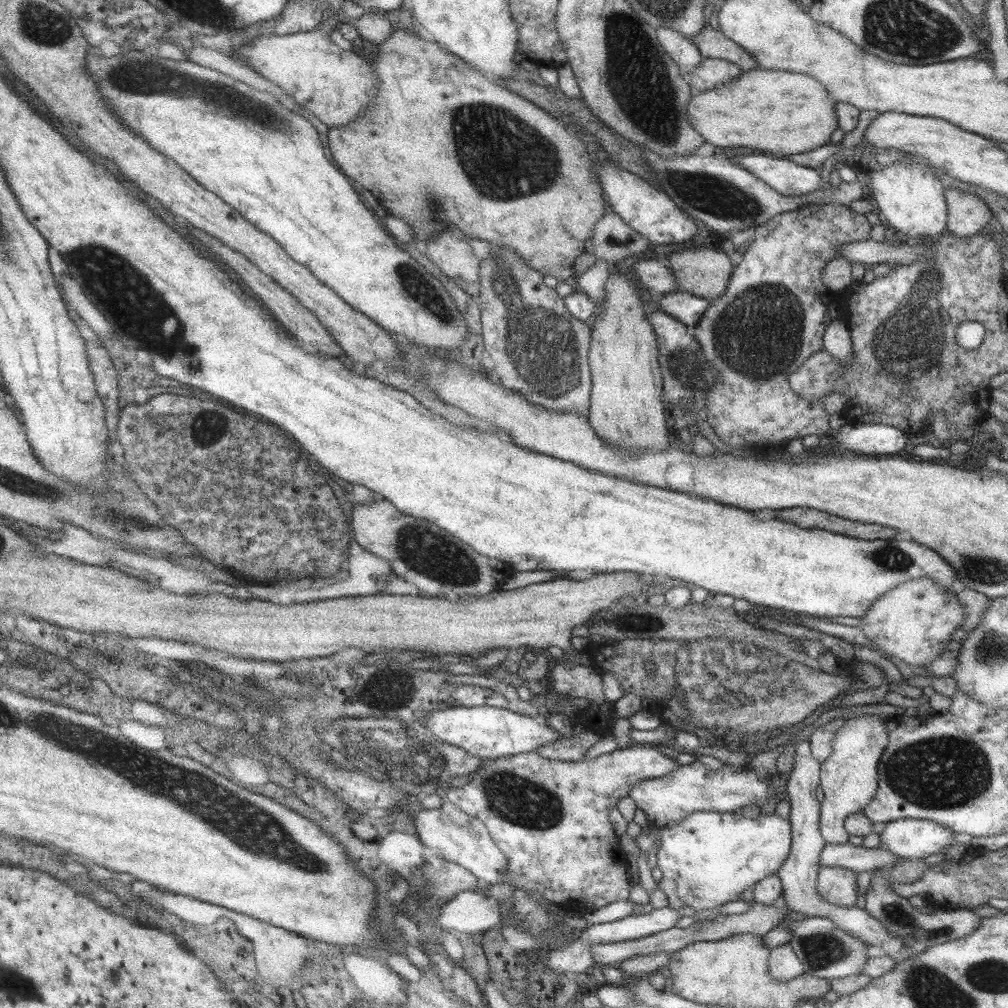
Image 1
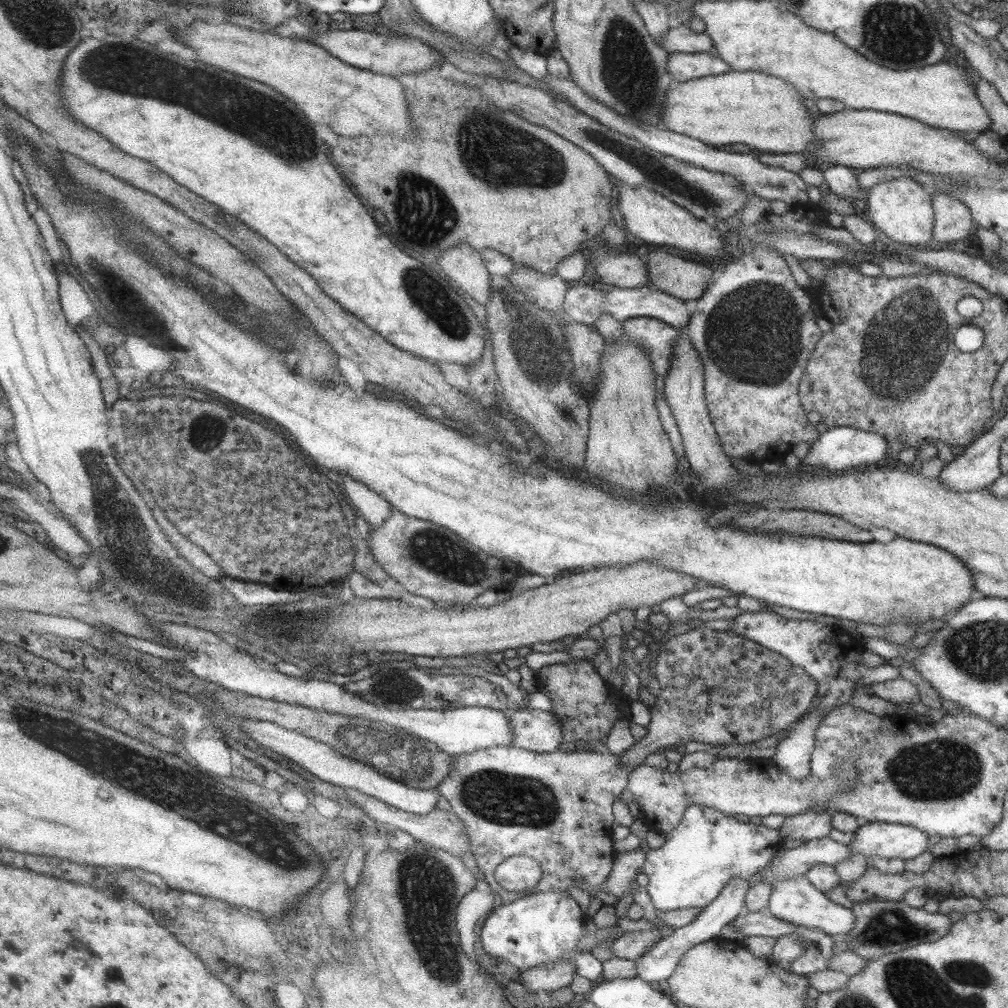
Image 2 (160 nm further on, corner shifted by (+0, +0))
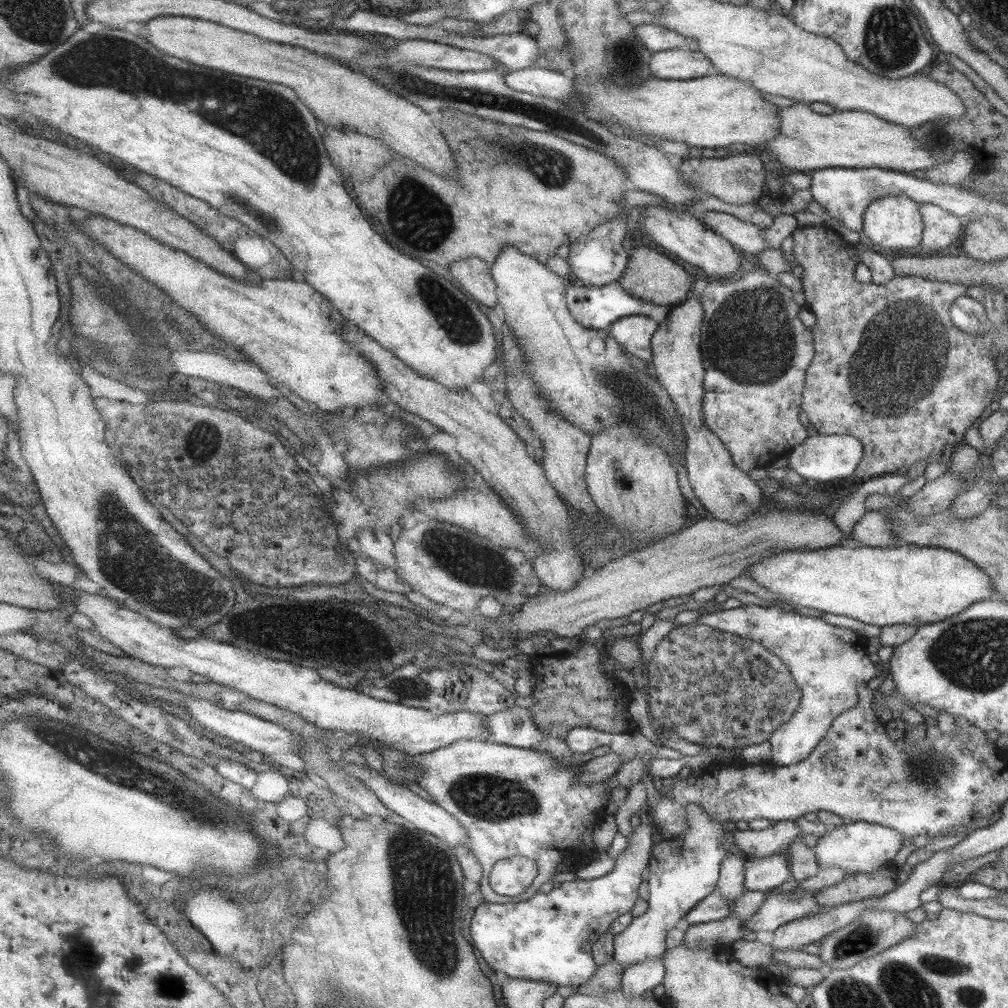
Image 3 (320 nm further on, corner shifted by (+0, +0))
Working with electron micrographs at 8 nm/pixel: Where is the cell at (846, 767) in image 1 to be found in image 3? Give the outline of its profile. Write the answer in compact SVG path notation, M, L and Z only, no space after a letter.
M792 819L776 821L762 830L733 829L730 835L745 858L751 859L782 852L799 833Z

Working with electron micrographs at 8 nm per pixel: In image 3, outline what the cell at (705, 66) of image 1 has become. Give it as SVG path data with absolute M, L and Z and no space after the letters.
M669 49L652 52L648 68L655 78L665 80L689 80L705 76L712 64L697 51Z

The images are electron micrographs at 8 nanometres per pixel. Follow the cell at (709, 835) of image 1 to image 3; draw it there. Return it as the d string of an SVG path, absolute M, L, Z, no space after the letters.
M688 804L686 811L688 827L685 832L653 843L650 850L646 864L646 871L649 873L647 910L634 917L620 934L613 937L612 960L617 961L623 969L642 960L660 958L666 949L666 932L682 925L688 910L716 889L721 859L727 855L745 858L733 842L731 831L723 833L721 824L710 820L708 814L695 804Z

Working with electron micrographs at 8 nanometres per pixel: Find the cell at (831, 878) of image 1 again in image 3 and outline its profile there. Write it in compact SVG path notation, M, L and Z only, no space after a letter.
M801 833L783 851L786 861L789 862L790 878L799 882L811 876L816 876L817 872L819 872L819 865L817 865L815 860L813 849L803 843L803 835Z

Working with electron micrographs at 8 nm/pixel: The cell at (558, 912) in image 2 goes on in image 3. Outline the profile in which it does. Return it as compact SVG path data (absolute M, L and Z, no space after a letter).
M645 801L638 812L640 823L631 831L627 848L615 858L615 866L605 875L598 875L591 880L575 879L562 882L559 887L552 888L547 893L537 891L527 900L511 901L507 903L488 903L483 901L475 907L469 926L471 944L477 948L479 956L485 964L501 979L519 978L538 980L553 986L576 987L583 984L595 972L596 964L593 960L590 945L608 930L609 925L622 914L627 914L637 902L637 888L641 880L641 873L647 868L646 864L652 849L652 839L655 830L652 808Z

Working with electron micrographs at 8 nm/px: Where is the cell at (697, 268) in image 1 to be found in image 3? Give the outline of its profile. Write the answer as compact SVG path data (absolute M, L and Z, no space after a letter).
M643 247L633 248L629 252L625 270L616 280L616 283L627 294L643 302L650 302L654 306L674 306L685 298L689 289L693 289L693 277L683 267L661 253L651 250L651 248Z

